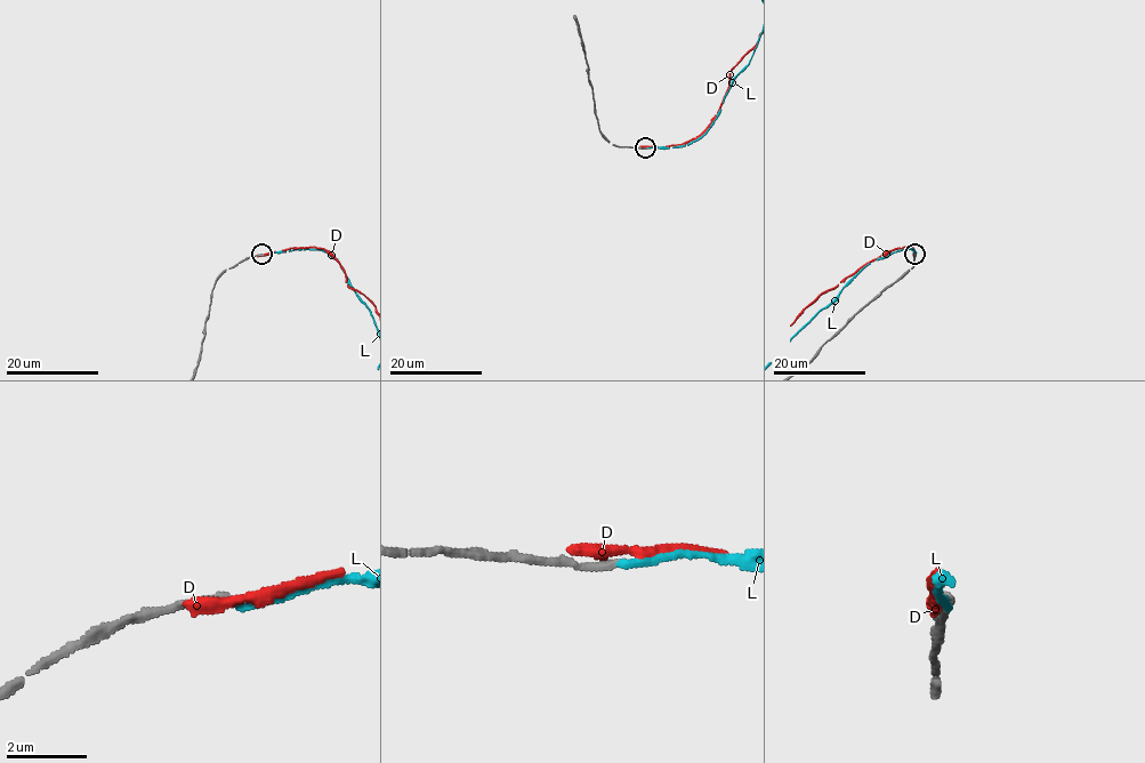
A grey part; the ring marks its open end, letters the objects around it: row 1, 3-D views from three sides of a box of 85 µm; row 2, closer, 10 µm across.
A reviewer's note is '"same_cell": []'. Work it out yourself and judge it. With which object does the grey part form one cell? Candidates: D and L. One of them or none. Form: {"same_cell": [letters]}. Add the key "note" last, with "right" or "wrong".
{"same_cell": [], "note": "right"}

